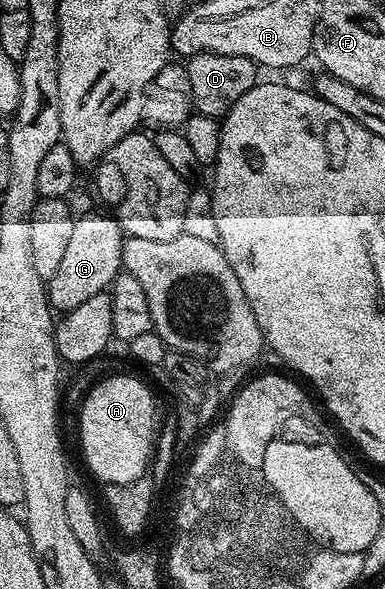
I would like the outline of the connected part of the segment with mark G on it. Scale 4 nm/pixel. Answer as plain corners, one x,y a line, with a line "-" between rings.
80,214
76,218
57,273
53,273
53,277
46,280
47,299
56,312
66,313
77,309
77,305
89,301
89,297
107,291
121,273
125,232
114,215
103,214

